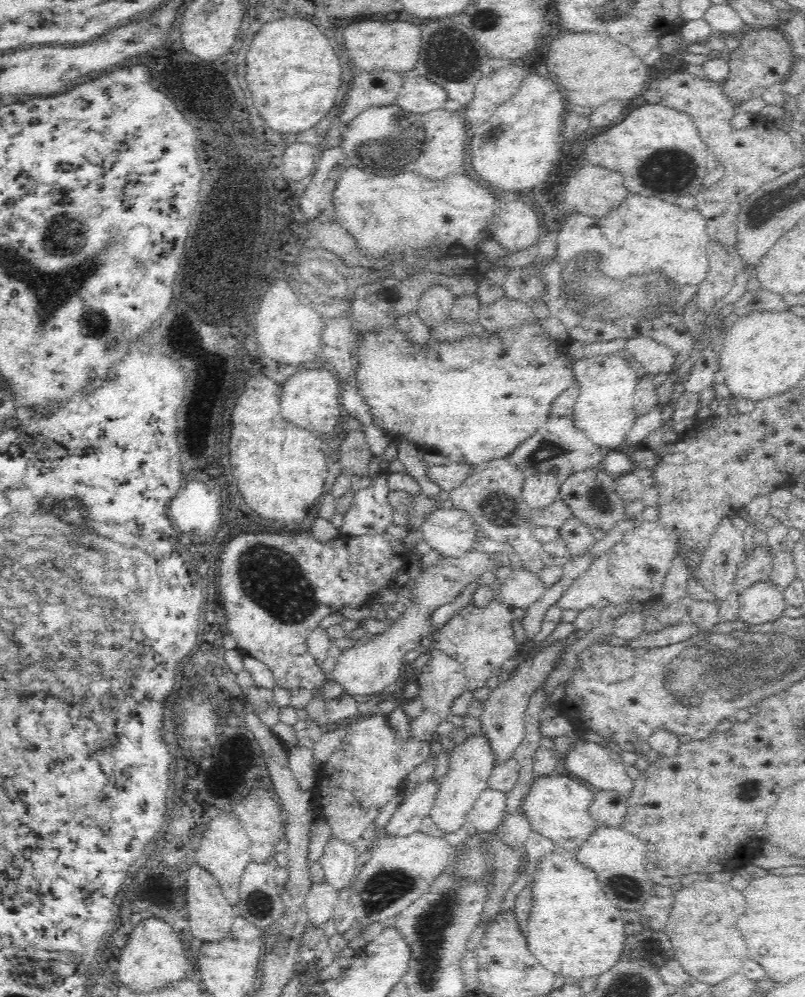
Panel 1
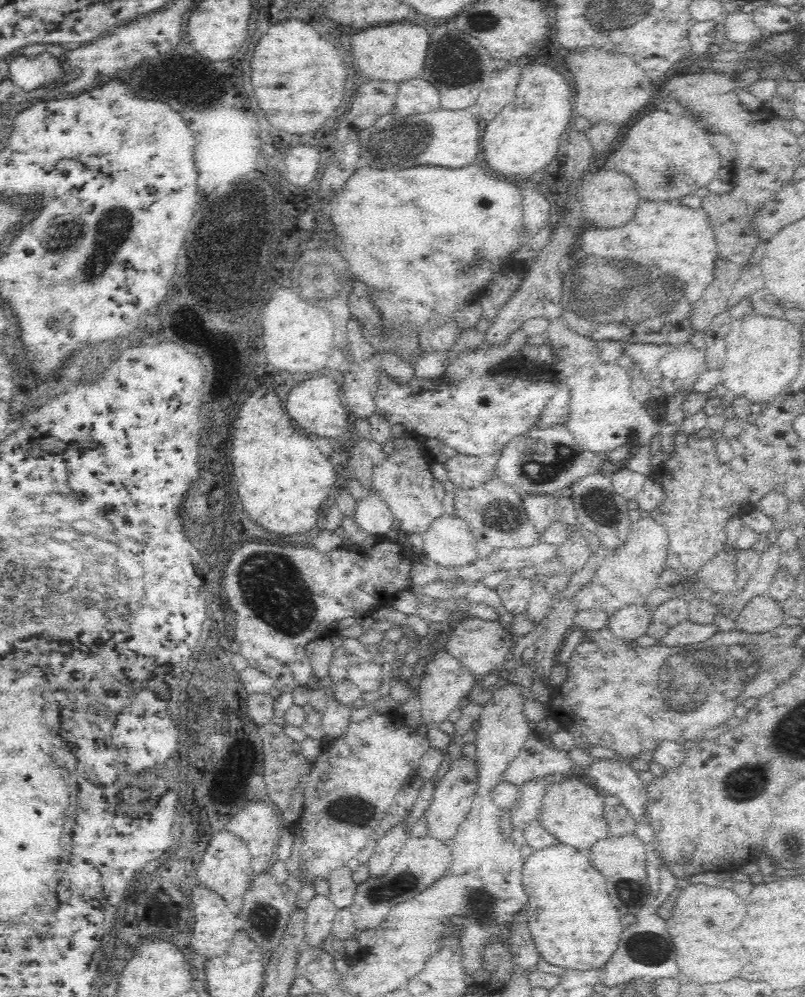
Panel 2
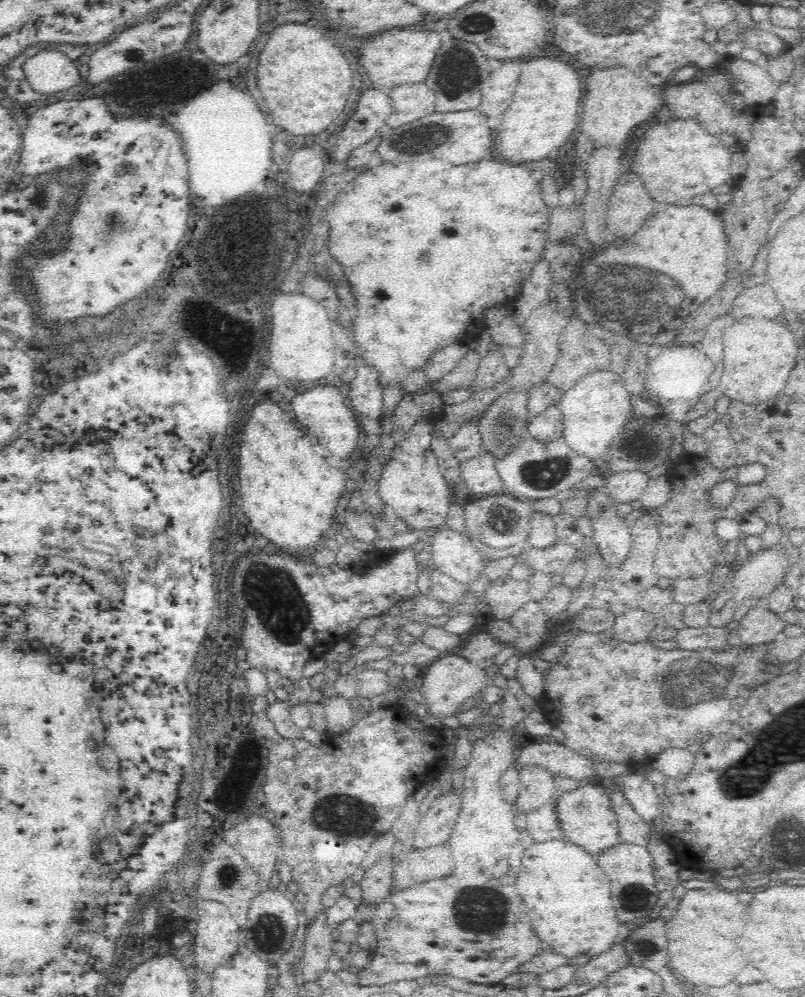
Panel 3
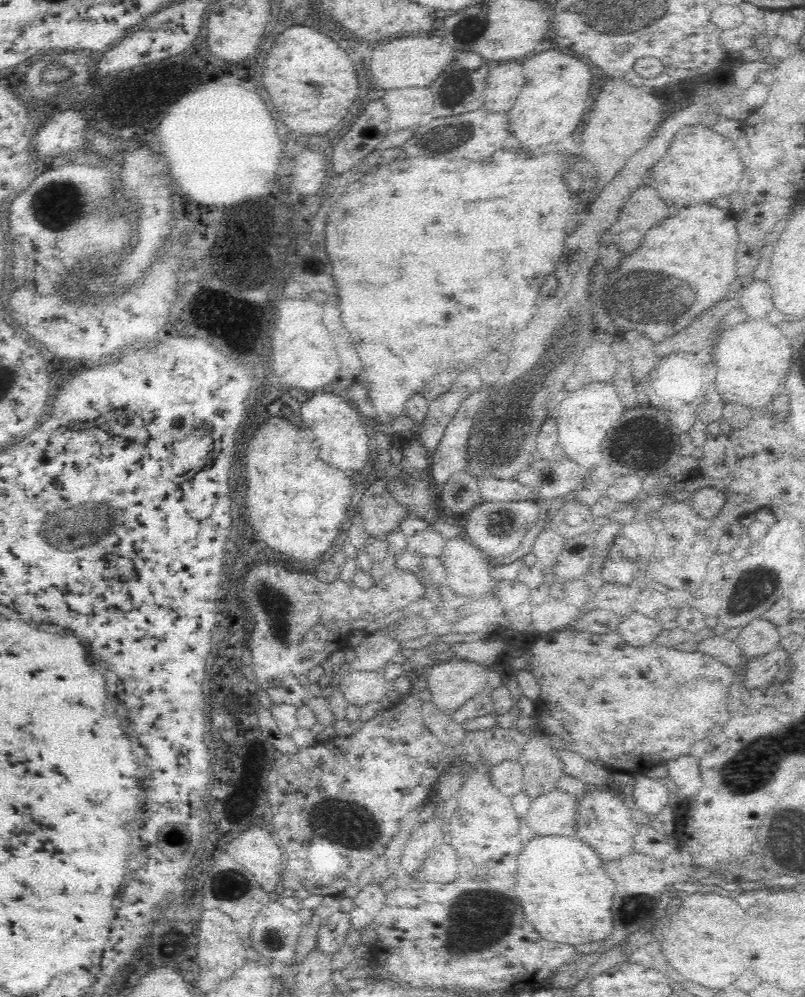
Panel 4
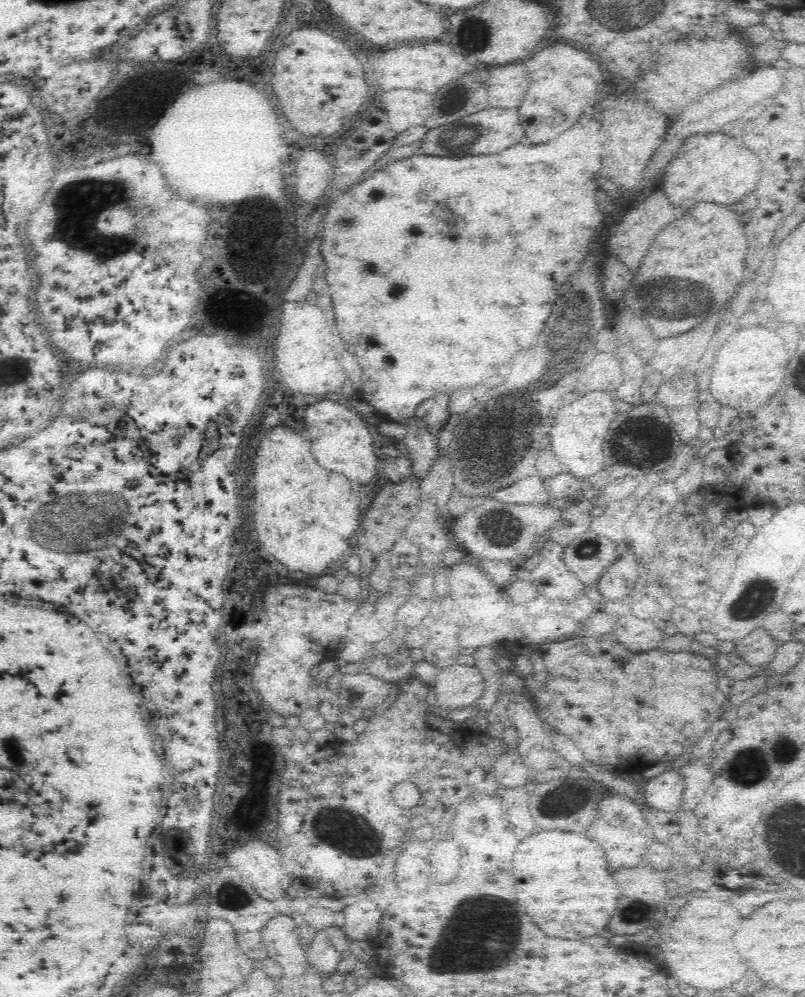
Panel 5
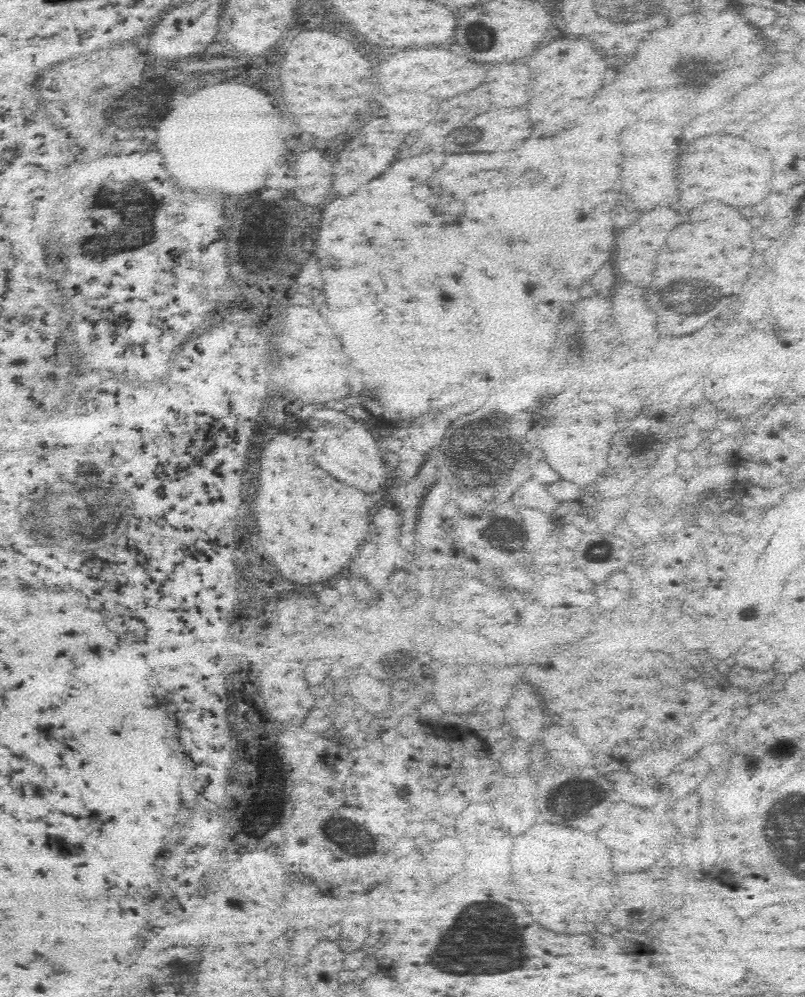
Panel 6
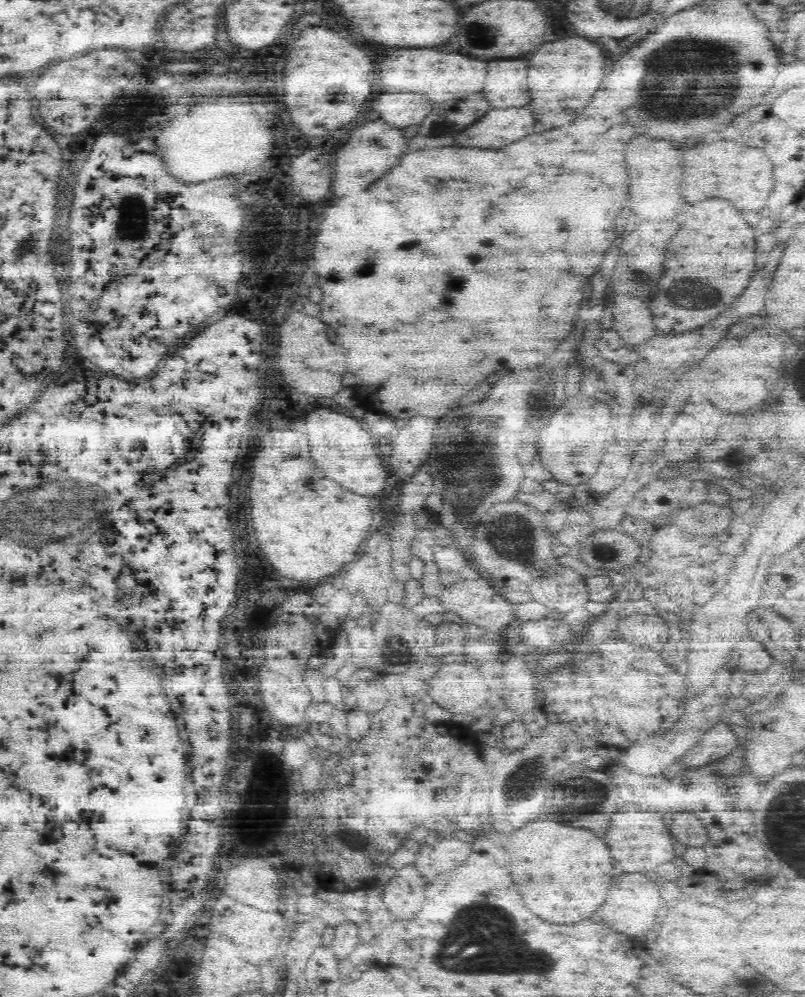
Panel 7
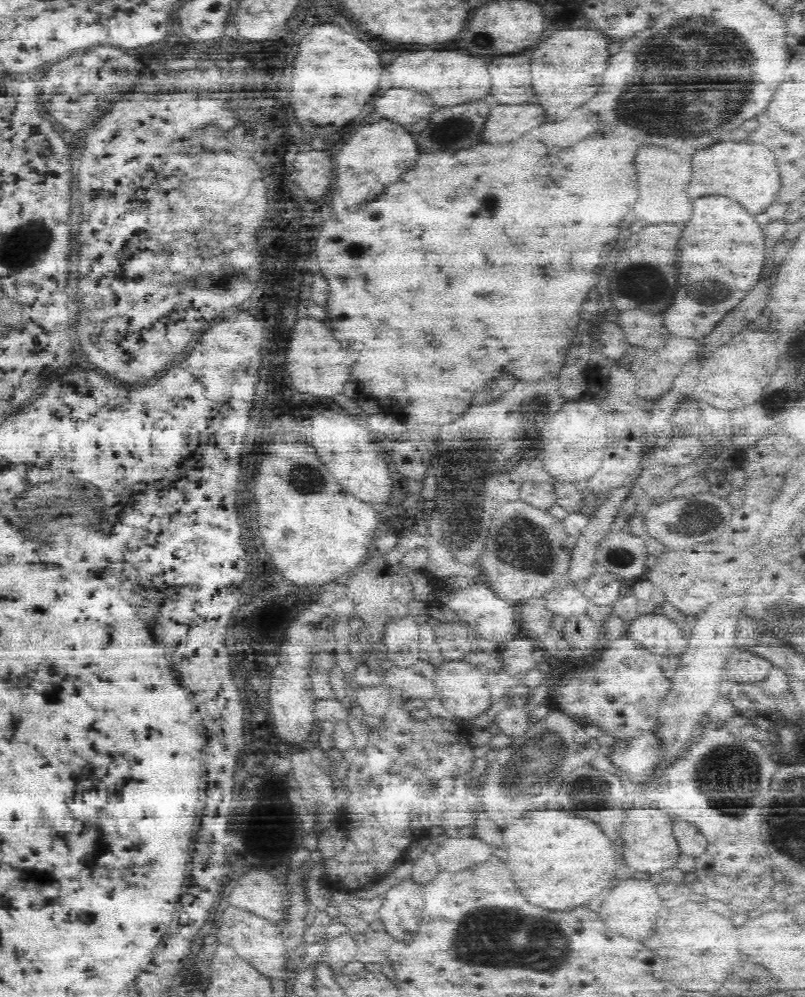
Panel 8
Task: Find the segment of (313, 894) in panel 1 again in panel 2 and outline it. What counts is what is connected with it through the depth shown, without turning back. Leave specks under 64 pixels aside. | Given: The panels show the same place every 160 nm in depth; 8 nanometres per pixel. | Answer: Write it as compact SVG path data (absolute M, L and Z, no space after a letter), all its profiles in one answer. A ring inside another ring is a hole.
M316 895L307 904L305 942L312 948L323 948L324 940L331 934L338 909L329 897Z

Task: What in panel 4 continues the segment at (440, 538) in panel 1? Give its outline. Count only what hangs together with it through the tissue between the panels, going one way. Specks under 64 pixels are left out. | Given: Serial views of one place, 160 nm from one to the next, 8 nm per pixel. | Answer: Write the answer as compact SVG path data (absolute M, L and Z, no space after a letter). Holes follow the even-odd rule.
M454 537L446 540L441 554L445 576L449 588L464 597L482 594L493 586L490 569L491 560L484 558L482 552L465 537Z

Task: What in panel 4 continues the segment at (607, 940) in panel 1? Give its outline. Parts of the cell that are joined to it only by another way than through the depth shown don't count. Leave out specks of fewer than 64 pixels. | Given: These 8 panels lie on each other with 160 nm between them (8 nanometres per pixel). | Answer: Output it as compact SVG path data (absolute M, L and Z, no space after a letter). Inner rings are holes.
M540 836L530 840L518 854L516 896L524 906L524 918L534 925L542 938L568 943L583 949L588 945L586 928L602 924L606 936L612 934L612 900L616 884L602 868L600 856L582 840Z

